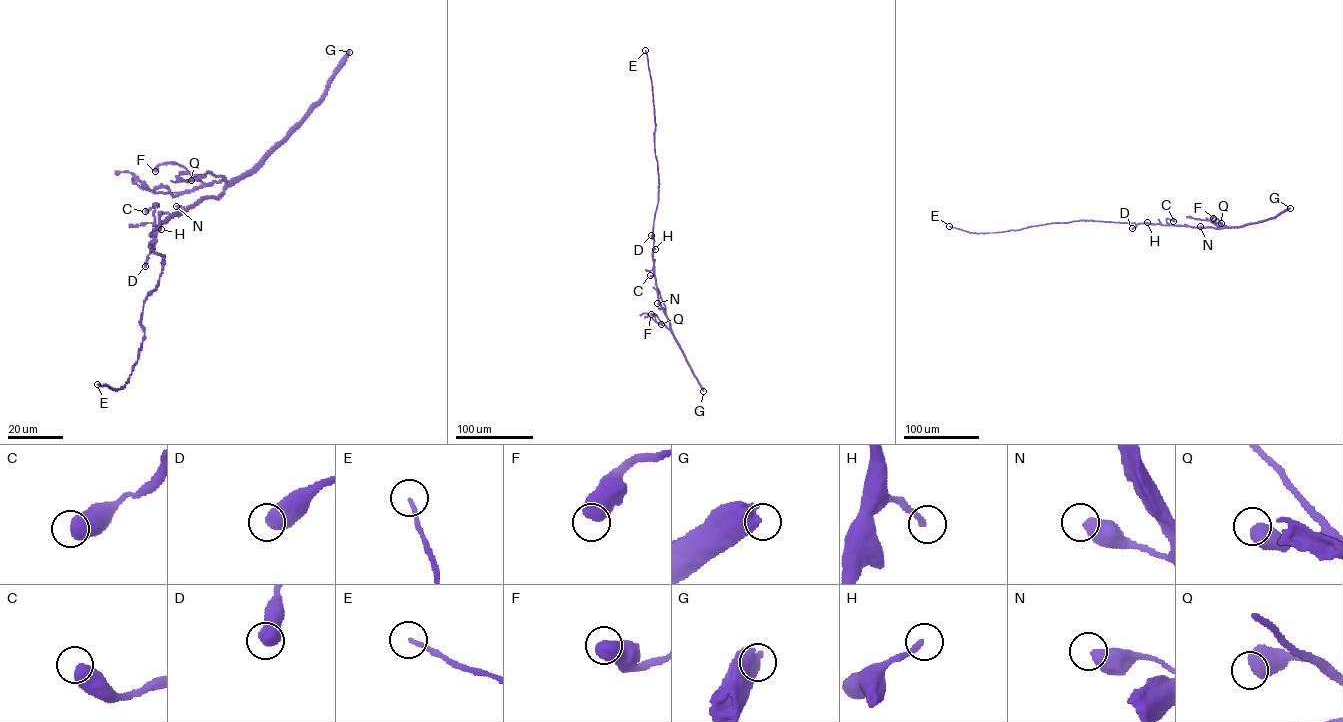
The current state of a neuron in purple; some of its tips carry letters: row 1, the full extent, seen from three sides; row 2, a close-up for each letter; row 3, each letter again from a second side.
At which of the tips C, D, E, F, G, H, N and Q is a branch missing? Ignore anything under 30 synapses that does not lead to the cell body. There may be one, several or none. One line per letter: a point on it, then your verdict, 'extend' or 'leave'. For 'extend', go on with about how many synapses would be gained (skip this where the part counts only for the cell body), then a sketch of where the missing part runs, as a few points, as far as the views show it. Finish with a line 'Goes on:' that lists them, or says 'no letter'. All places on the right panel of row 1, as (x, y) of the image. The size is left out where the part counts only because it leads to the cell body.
C: place (1173, 221); leave
D: place (1132, 228); leave
E: place (949, 226); extend; 35 synapses
F: place (1213, 218); leave
G: place (1290, 208); leave
H: place (1147, 222); leave
N: place (1200, 226); leave
Q: place (1221, 223); leave
Goes on: E

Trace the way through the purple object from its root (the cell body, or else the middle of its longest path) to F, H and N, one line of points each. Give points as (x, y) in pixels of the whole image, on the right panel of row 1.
F: (1127, 222), (1226, 226), (1213, 218)
H: (1127, 222), (1147, 222)
N: (1127, 222), (1200, 226)

